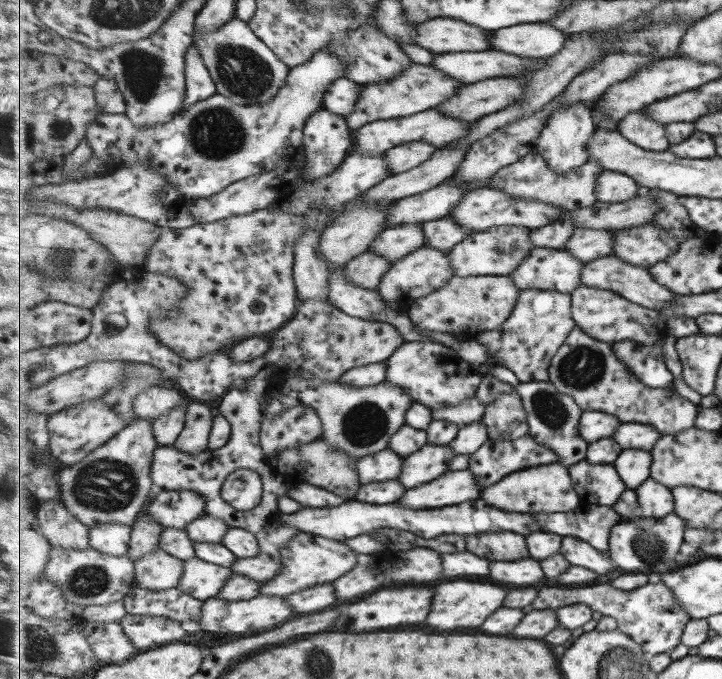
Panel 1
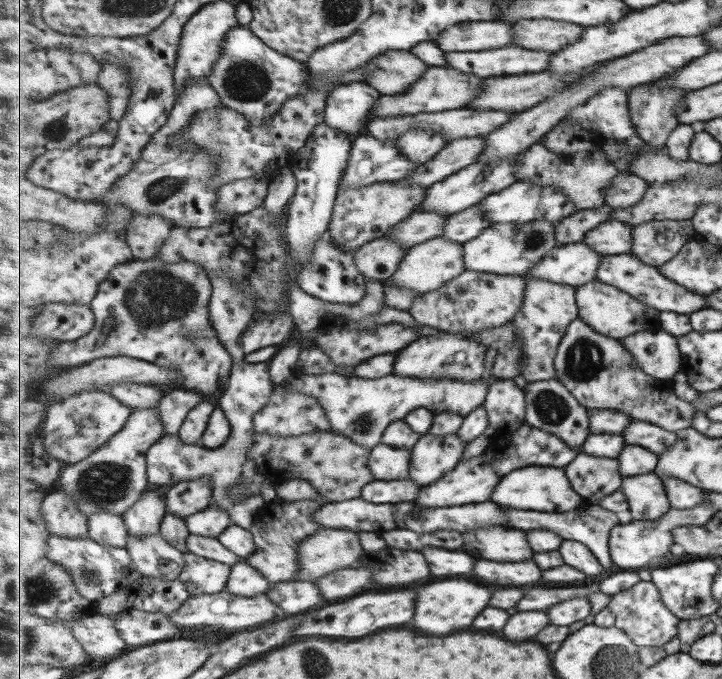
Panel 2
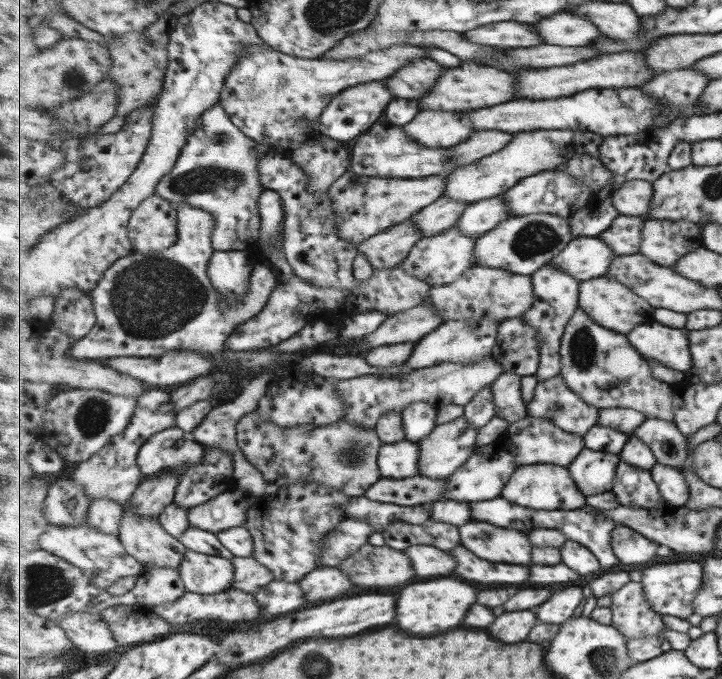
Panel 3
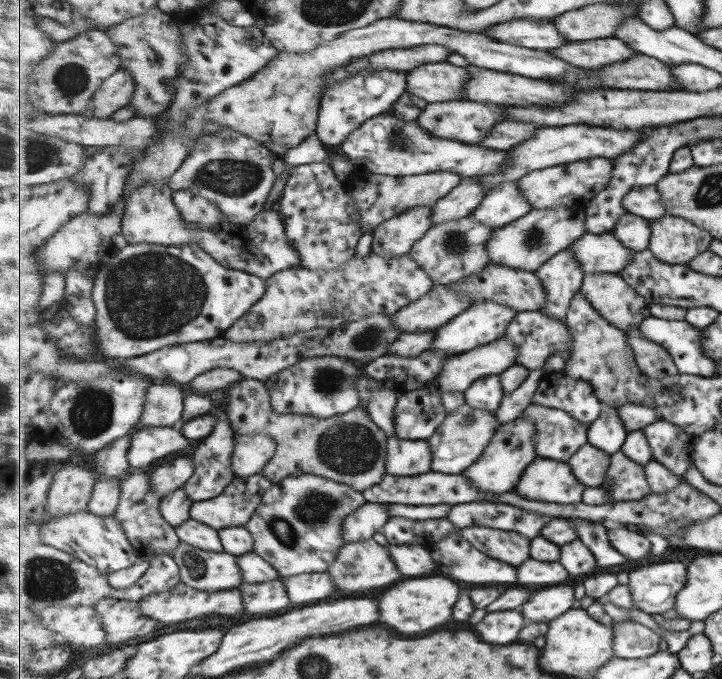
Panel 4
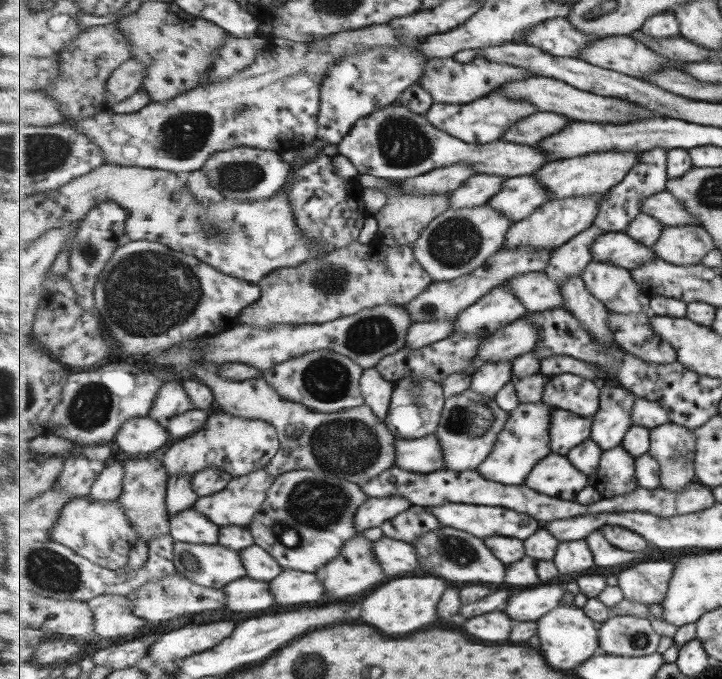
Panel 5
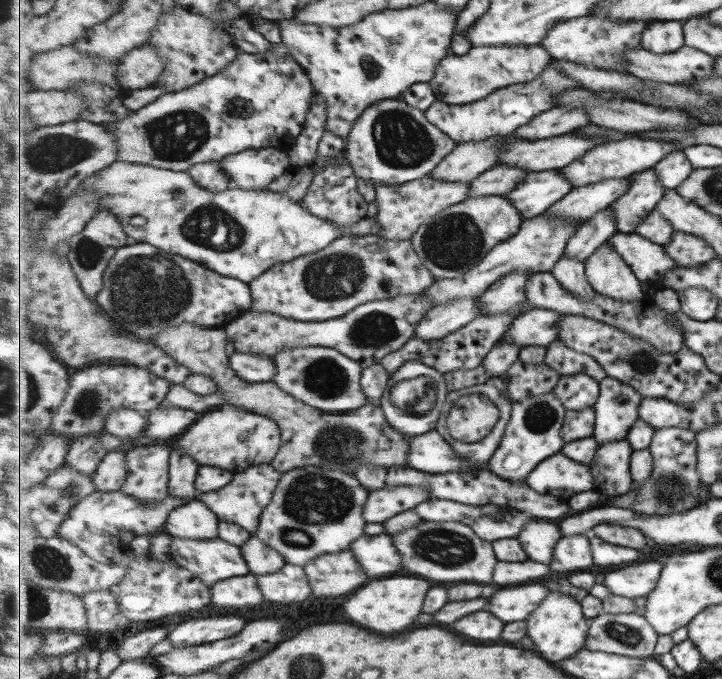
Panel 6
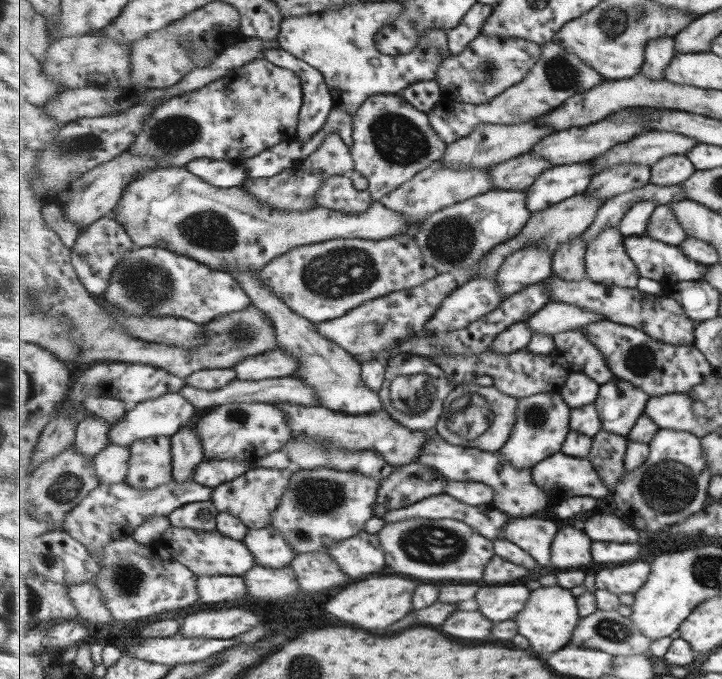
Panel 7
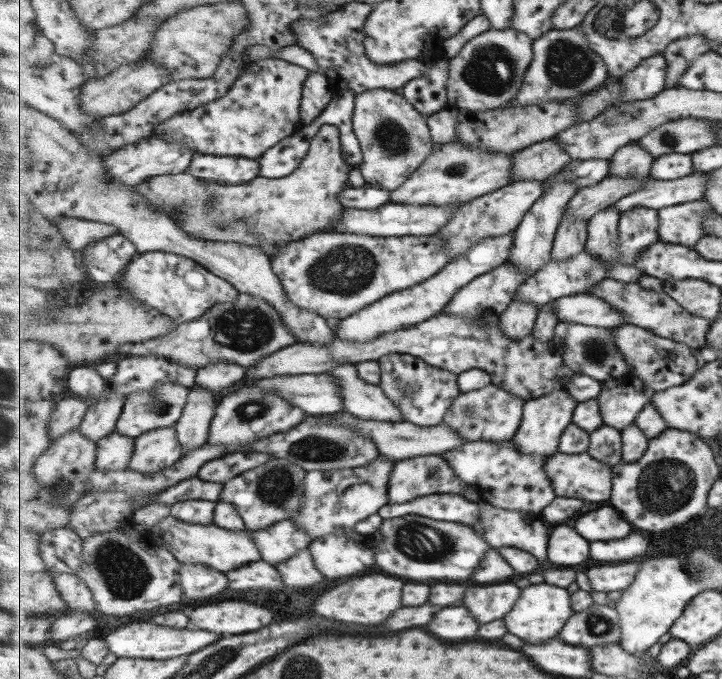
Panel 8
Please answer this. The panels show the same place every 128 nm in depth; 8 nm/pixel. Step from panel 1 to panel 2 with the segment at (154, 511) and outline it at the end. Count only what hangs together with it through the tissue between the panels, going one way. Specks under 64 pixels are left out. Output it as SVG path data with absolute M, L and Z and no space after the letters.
M209 475L195 480L181 481L167 488L165 501L167 501L167 513L184 519L209 507L213 501Z

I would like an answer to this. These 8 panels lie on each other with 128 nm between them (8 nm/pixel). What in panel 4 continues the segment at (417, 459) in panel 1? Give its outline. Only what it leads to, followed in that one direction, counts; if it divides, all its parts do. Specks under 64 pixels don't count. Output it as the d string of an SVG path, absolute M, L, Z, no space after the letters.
M468 402L459 405L455 411L447 412L443 424L437 432L428 438L431 453L433 453L433 470L445 472L445 474L461 474L467 468L471 468L487 450L493 436L499 427L499 419L496 413L487 409L479 409Z

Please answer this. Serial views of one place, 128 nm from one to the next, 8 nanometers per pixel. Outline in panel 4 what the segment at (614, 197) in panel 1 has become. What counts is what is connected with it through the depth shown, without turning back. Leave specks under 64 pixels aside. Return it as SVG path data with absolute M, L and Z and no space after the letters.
M646 187L629 192L624 199L625 209L647 220L655 221L669 216L669 211L656 187Z

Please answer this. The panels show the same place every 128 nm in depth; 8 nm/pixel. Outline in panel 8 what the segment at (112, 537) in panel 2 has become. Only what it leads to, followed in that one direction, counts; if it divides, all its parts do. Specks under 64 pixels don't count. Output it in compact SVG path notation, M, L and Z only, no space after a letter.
M116 430L97 441L96 468L101 471L129 469L135 452L135 439Z

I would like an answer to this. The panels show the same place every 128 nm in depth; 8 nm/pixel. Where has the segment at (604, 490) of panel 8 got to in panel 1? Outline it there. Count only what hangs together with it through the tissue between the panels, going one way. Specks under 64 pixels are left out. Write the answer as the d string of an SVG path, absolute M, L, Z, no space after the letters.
M561 464L529 468L523 472L515 472L495 486L485 490L485 500L489 504L497 504L497 508L505 508L509 512L569 512L581 504L581 496L575 492L569 470Z

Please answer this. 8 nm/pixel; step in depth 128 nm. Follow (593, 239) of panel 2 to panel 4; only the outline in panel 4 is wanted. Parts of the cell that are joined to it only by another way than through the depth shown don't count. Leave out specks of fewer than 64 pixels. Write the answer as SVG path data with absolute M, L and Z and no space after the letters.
M628 213L621 216L613 234L624 242L625 246L639 253L650 248L653 236L651 222L642 216Z

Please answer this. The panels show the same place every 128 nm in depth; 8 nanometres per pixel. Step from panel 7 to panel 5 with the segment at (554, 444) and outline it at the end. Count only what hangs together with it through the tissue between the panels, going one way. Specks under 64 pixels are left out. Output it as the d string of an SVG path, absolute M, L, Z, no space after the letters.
M543 400L536 403L521 403L521 406L509 414L505 428L500 432L493 452L481 464L479 472L495 482L503 484L523 484L531 470L547 455L553 453L551 449L551 424L553 411L551 405Z

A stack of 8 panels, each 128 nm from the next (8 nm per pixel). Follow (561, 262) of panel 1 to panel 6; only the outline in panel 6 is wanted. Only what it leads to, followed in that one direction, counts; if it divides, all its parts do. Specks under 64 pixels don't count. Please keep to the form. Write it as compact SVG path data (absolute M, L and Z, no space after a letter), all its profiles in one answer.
M617 232L611 237L609 242L614 247L614 250L623 256L625 261L629 263L629 267L643 282L657 280L665 272L681 267L677 266L677 261L670 256L665 246L656 244L656 242L652 242L649 238L644 238L637 232L631 234Z

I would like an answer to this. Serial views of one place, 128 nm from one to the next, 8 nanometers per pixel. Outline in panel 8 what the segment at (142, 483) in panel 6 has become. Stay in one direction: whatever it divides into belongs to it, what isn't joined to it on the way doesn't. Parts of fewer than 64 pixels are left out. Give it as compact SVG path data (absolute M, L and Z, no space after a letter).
M175 427L158 428L135 439L135 452L129 468L141 473L155 473L173 466L182 455L183 447Z

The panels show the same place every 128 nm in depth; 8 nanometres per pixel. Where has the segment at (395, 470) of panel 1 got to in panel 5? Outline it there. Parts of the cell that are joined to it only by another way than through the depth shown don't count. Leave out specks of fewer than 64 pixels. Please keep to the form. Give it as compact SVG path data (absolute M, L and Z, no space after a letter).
M436 433L423 438L397 438L397 462L405 470L413 472L435 472L445 470L447 462L443 457L443 447Z

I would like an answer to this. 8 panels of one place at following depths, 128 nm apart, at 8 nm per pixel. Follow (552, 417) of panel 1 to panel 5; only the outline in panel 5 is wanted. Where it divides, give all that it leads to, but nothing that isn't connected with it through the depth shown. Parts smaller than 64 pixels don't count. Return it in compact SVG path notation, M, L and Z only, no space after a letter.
M559 374L549 377L543 401L584 417L594 416L600 407L601 384L577 374Z

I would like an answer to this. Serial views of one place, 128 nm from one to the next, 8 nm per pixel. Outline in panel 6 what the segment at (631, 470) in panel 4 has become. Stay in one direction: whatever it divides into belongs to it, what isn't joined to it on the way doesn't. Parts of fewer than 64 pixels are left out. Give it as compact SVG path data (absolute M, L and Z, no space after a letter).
M625 438L600 445L596 458L591 462L593 476L597 476L597 488L611 494L627 494L633 488L631 455L633 447Z

